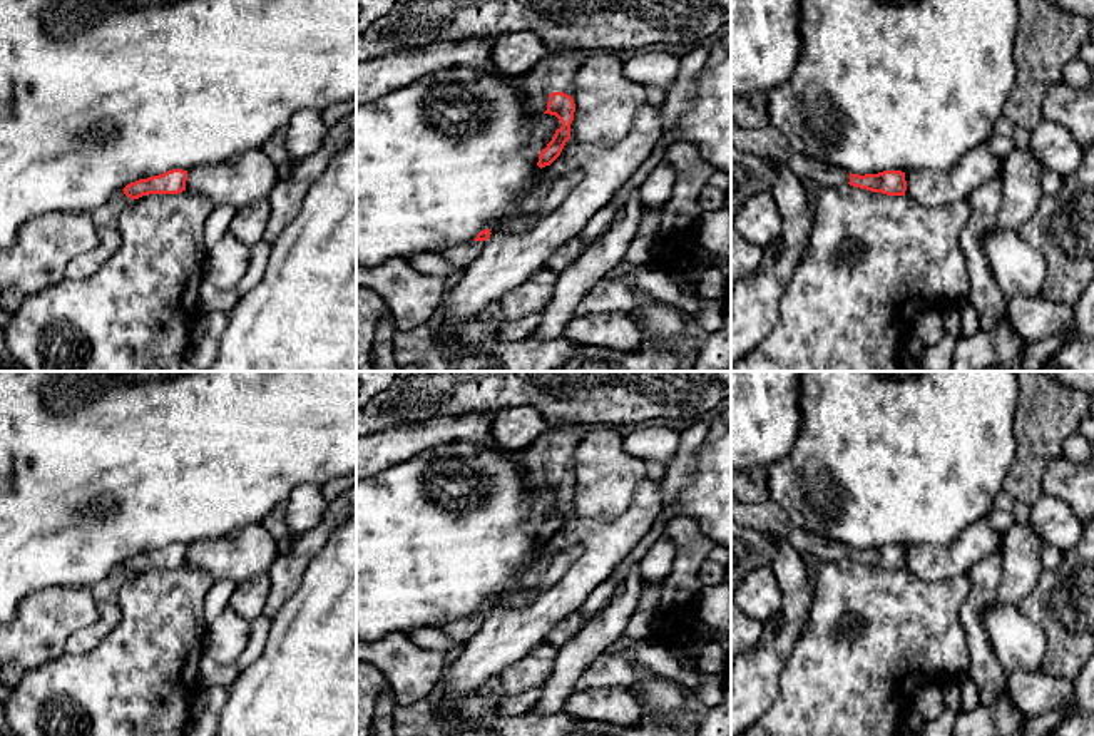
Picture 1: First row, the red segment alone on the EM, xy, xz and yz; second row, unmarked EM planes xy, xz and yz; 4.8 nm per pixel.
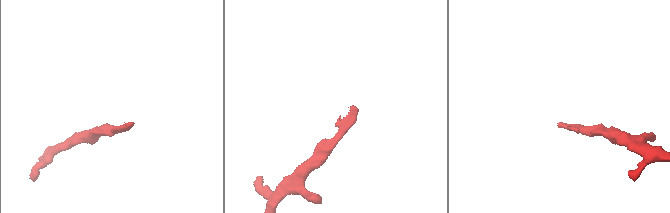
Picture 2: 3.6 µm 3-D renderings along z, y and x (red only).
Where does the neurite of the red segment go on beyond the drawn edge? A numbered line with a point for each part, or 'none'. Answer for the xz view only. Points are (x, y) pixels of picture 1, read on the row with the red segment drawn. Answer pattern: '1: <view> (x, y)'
1: xz (556, 72)

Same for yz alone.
1: yz (766, 143)

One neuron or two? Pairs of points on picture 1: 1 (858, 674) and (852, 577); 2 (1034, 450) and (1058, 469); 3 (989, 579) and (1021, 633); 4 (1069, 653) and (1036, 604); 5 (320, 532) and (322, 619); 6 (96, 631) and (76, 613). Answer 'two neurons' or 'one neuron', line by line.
1: one neuron
2: two neurons
3: two neurons
4: one neuron
5: two neurons
6: two neurons

